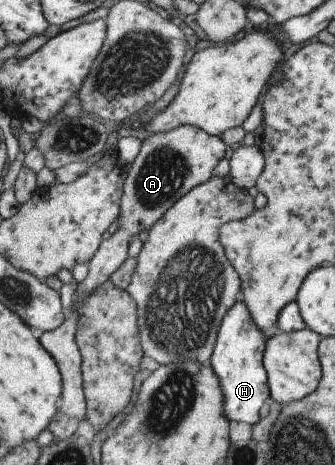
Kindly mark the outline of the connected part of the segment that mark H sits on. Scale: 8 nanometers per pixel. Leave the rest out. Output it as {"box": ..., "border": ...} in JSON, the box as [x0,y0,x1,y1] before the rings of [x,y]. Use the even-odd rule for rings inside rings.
{"box":[209,299,268,425],"border":[[[243,299],[235,302],[218,327],[217,342],[209,358],[211,371],[218,376],[222,384],[224,396],[223,412],[231,423],[247,423],[255,425],[259,421],[259,407],[268,397],[265,385],[265,368],[261,365],[261,351],[263,351],[263,331],[251,319],[250,309],[243,303]]]}

